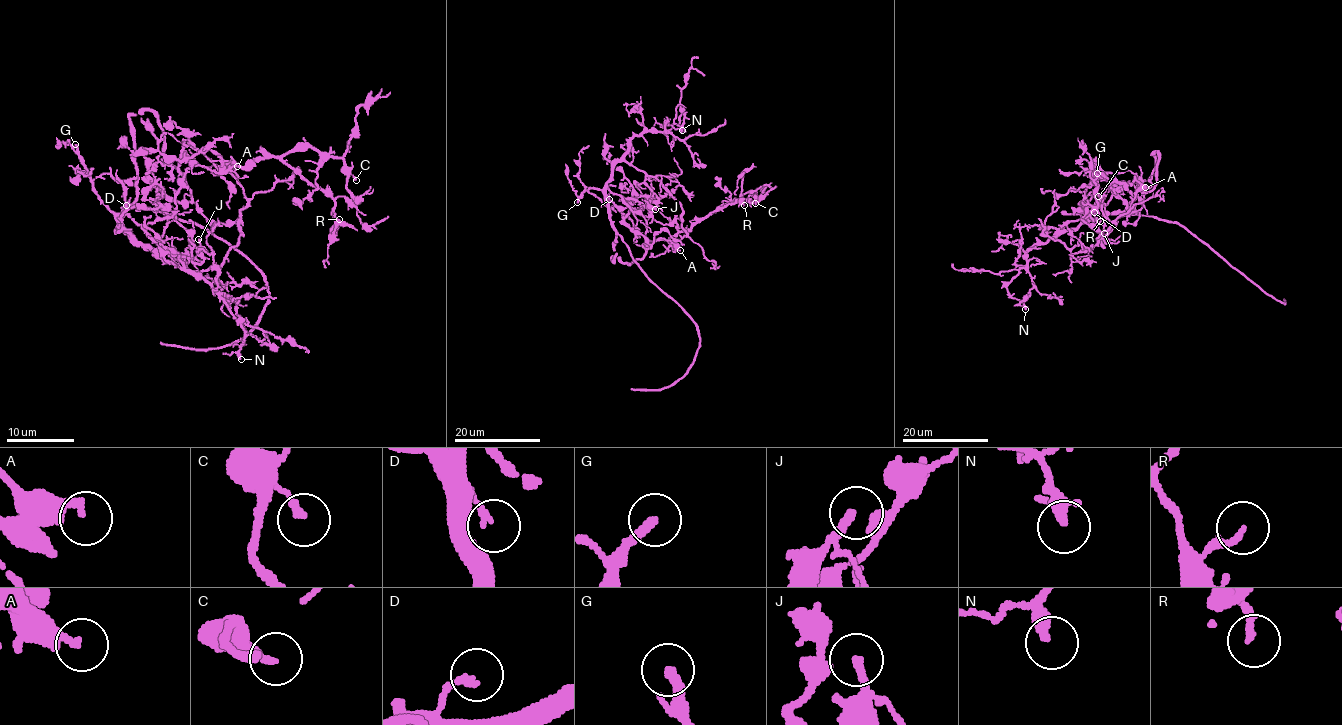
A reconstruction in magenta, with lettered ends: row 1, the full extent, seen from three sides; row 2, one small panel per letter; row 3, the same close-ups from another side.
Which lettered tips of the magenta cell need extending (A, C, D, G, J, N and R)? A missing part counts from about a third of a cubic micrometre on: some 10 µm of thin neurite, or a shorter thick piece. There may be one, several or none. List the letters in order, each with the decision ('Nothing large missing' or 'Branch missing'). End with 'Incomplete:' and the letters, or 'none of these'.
A: Nothing large missing
C: Nothing large missing
D: Nothing large missing
G: Branch missing
J: Nothing large missing
N: Nothing large missing
R: Nothing large missing
Incomplete: G

